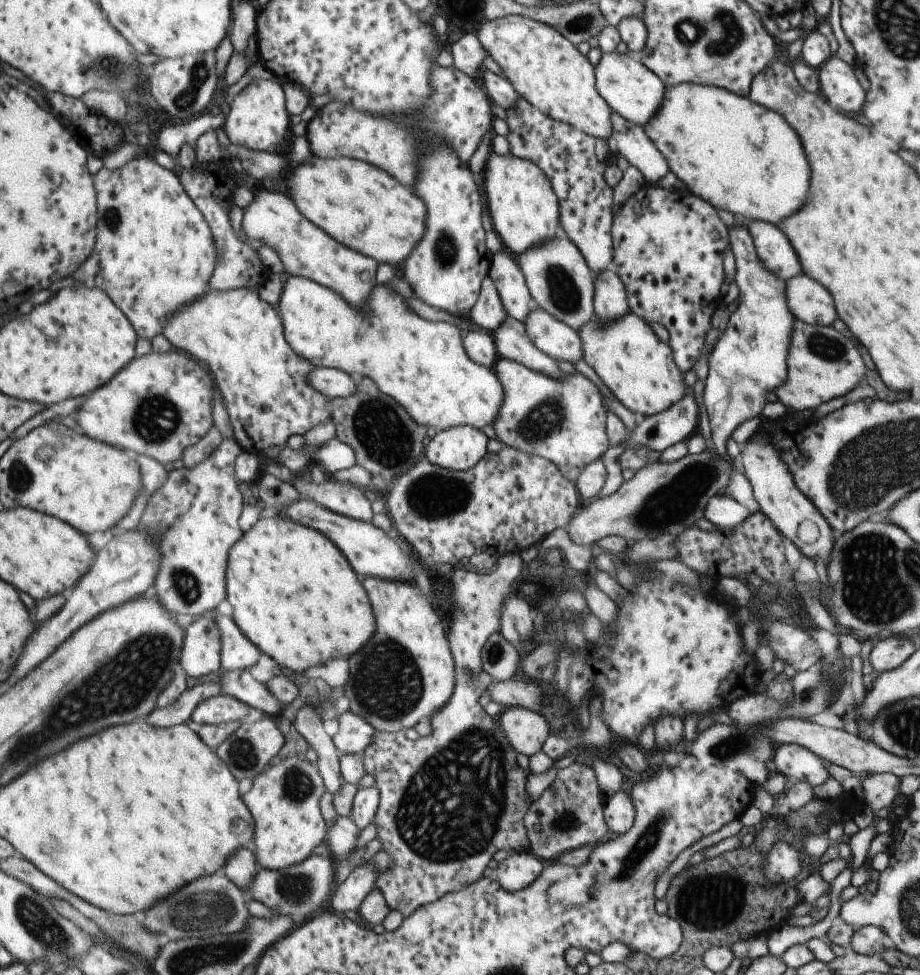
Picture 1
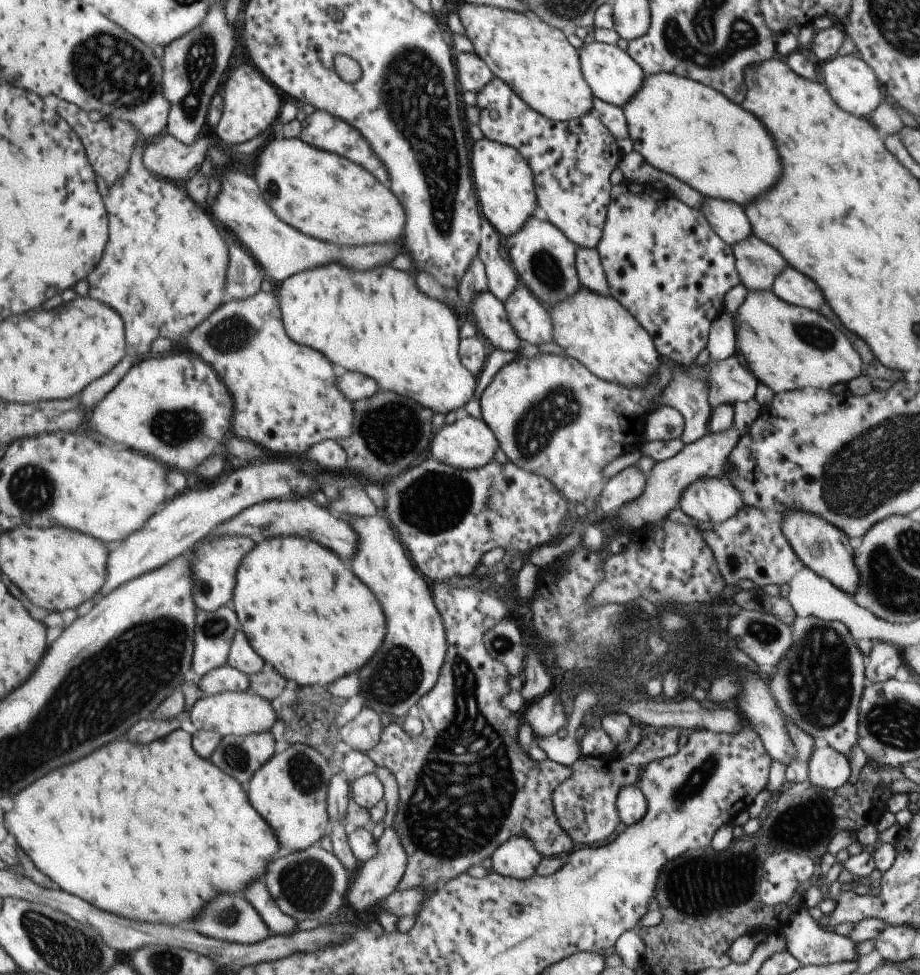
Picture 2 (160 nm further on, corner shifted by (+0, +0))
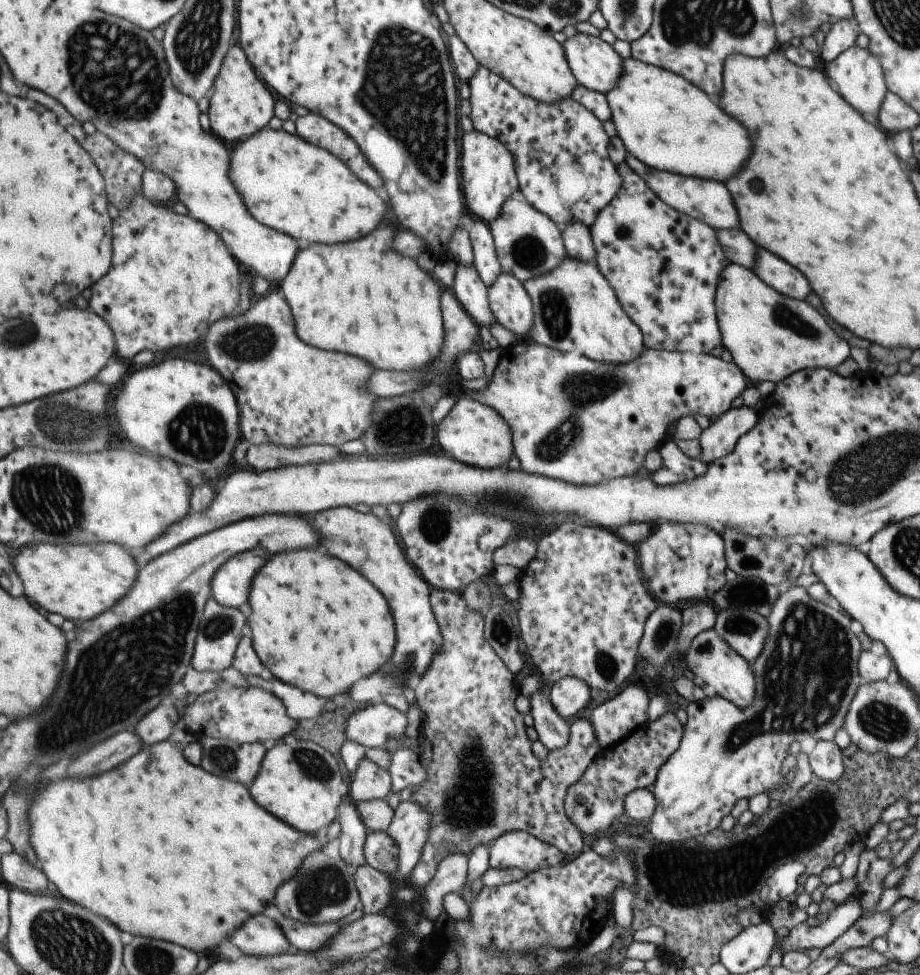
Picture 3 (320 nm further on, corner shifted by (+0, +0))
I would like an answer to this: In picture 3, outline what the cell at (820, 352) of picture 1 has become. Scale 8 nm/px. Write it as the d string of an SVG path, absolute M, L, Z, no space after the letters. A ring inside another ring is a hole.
M727 263L718 276L714 286L714 307L716 323L722 348L731 356L731 362L744 374L749 385L761 381L779 382L800 370L819 369L833 371L841 362L849 358L849 348L815 312L809 304L801 300L791 300L781 296L767 284L763 284L751 270L744 266Z

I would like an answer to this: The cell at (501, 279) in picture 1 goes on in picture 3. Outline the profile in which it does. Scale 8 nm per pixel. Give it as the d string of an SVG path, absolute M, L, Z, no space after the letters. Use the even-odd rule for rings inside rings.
M469 218L466 222L466 231L472 250L472 266L483 284L488 287L501 272L490 230L480 219Z

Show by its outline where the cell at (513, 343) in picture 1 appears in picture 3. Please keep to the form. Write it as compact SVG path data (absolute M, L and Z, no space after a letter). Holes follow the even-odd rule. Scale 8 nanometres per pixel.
M454 263L453 295L479 326L489 328L493 318L486 300L486 286L471 265Z

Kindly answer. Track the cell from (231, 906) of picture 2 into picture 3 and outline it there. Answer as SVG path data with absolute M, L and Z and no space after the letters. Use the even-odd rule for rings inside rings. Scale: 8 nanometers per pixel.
M253 916L229 938L229 942L243 954L255 956L279 956L291 950L291 946L276 918Z

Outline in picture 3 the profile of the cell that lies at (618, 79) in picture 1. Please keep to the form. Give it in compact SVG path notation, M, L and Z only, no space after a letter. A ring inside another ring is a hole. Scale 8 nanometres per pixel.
M577 32L560 45L577 85L605 94L618 81L622 58L598 36Z

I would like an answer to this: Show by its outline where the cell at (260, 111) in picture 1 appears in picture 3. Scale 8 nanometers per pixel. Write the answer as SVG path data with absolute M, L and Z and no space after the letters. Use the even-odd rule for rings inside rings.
M237 43L227 47L218 70L215 71L212 88L208 94L209 128L225 142L237 142L253 134L260 128L267 127L269 118L273 116L275 100L271 90L254 73L247 62L242 48Z

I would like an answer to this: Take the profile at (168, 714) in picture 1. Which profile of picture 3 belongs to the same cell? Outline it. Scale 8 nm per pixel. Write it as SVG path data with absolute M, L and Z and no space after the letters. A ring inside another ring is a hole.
M121 732L101 744L97 744L85 758L77 758L71 762L67 770L67 778L85 780L91 776L105 774L129 758L133 758L141 750L141 742L133 732Z

